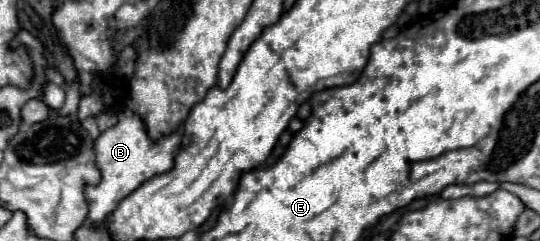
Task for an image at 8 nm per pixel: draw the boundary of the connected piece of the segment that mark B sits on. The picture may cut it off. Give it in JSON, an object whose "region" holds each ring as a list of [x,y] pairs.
{"region":[[[122,110],[118,116],[118,124],[102,132],[94,142],[94,162],[100,172],[100,182],[86,184],[84,188],[86,202],[88,202],[86,224],[96,224],[96,222],[106,220],[106,216],[112,214],[112,210],[120,204],[120,200],[124,200],[128,194],[132,194],[152,176],[168,172],[180,148],[180,138],[182,138],[182,132],[174,132],[162,138],[160,142],[152,142],[140,118],[132,110]]]}

